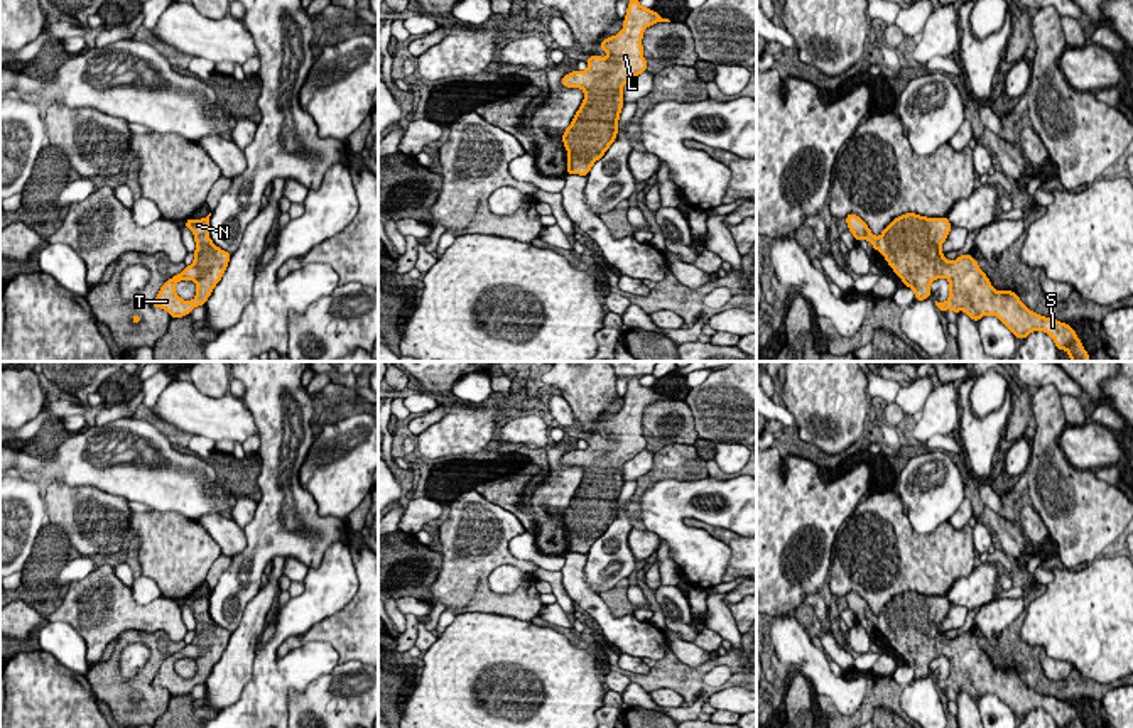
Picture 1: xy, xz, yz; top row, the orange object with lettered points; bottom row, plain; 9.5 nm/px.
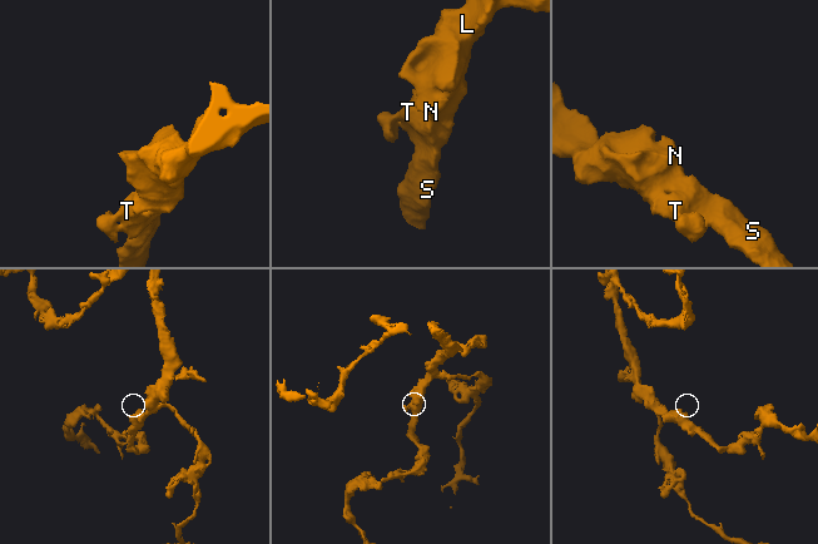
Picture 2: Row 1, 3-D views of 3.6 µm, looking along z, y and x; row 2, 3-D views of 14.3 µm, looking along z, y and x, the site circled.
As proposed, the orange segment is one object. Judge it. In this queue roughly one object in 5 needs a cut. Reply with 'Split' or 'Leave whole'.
Leave whole

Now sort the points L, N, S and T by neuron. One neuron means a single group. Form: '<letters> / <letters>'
L N S T

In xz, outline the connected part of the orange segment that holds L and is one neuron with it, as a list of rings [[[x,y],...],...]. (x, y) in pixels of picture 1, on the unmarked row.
[[[638,377],[628,378],[623,407],[599,421],[608,436],[599,432],[586,437],[586,449],[567,451],[561,463],[581,466],[584,480],[571,503],[562,512],[567,529],[567,554],[588,554],[610,524],[616,519],[618,498],[623,486],[623,465],[647,449],[643,436],[643,410],[657,400],[670,400]]]

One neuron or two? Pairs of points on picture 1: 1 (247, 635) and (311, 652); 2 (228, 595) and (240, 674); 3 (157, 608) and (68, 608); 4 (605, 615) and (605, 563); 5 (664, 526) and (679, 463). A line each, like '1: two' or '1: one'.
1: two
2: two
3: one
4: two
5: two

